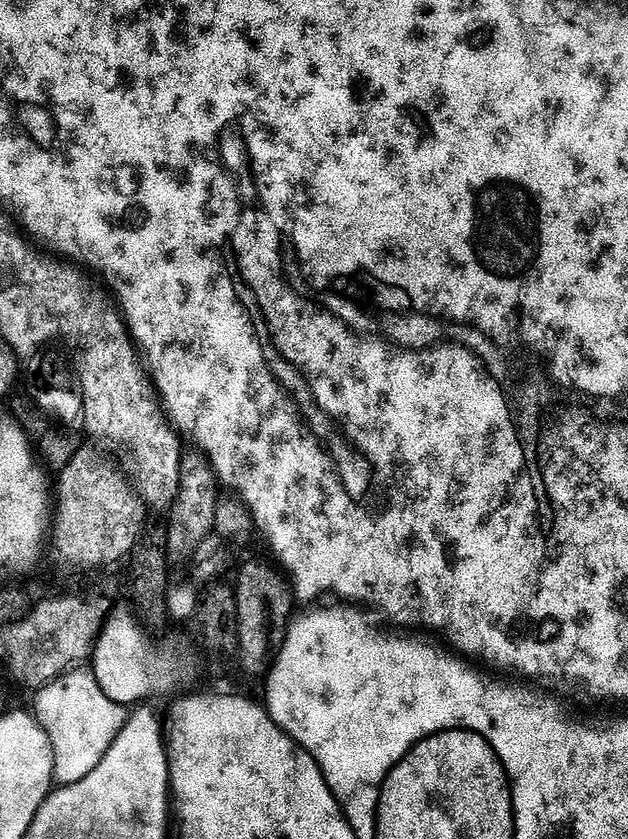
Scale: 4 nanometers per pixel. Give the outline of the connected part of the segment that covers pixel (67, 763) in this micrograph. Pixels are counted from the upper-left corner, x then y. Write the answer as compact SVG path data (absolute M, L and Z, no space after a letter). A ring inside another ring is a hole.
M73 670L39 689L38 692L40 704L44 707L42 723L52 739L52 749L56 754L55 779L64 786L78 783L82 778L86 778L86 774L90 774L90 770L98 767L130 715L125 705L115 704L110 698L106 698L106 694L98 686L95 675L91 671L80 671L84 670Z

